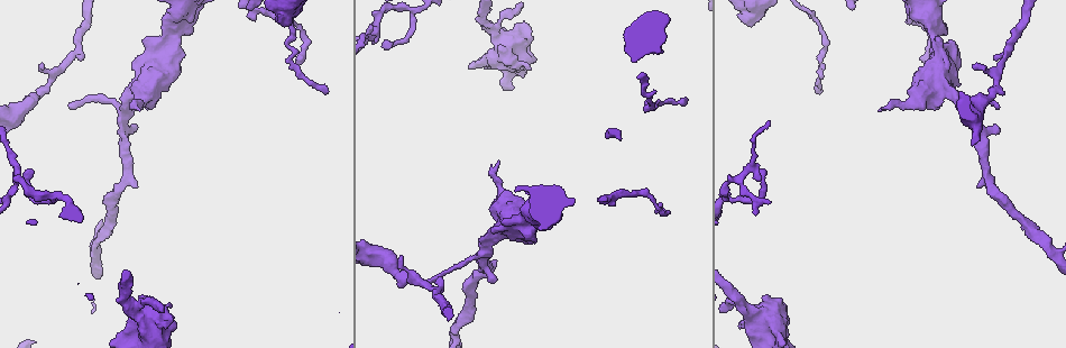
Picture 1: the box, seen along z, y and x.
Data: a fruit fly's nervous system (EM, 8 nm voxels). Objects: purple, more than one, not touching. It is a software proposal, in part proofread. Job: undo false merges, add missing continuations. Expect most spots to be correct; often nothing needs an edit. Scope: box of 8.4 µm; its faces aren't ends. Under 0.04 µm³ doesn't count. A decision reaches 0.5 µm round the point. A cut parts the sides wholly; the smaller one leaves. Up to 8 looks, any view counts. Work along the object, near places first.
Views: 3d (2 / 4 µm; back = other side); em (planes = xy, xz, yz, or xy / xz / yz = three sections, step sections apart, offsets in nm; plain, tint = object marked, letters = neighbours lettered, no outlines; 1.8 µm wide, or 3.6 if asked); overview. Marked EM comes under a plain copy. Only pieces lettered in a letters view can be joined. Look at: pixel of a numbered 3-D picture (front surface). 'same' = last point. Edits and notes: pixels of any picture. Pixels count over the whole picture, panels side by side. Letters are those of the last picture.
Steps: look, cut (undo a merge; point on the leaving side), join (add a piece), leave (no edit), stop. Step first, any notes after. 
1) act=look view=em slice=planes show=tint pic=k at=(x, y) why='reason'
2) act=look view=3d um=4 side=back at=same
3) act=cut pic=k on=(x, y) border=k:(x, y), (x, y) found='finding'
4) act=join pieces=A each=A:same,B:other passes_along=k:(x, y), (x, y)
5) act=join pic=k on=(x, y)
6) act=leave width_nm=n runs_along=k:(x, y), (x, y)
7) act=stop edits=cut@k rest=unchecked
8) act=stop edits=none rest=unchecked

act=look view=3d um=4 pic=1 at=(401, 255) why='thin end'

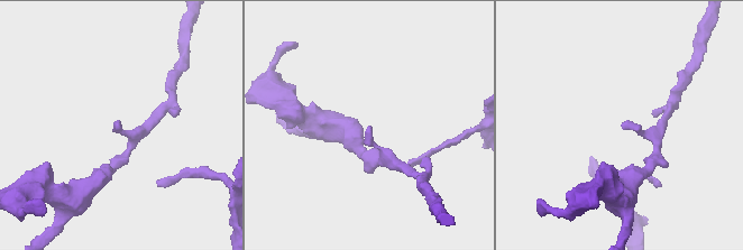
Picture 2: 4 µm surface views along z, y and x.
act=look view=em um=3.6 slice=yz step=8 show=tint pic=2 at=(370, 126)

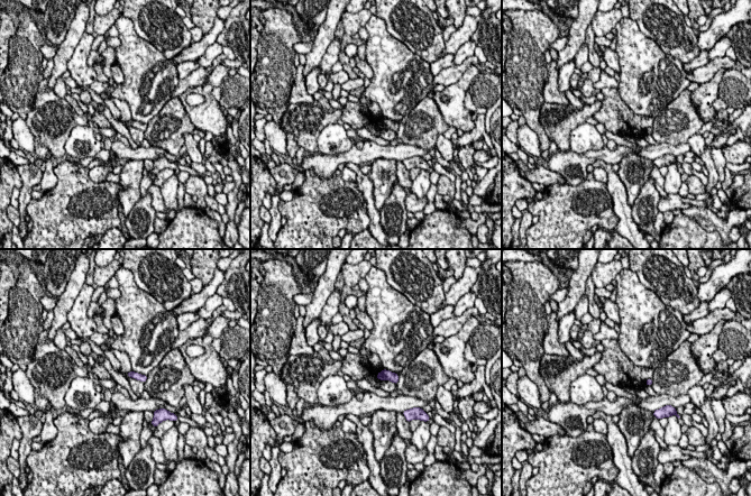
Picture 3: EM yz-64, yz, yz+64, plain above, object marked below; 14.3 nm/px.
act=look view=em um=3.6 slice=planes show=letters at=same why='another direction'

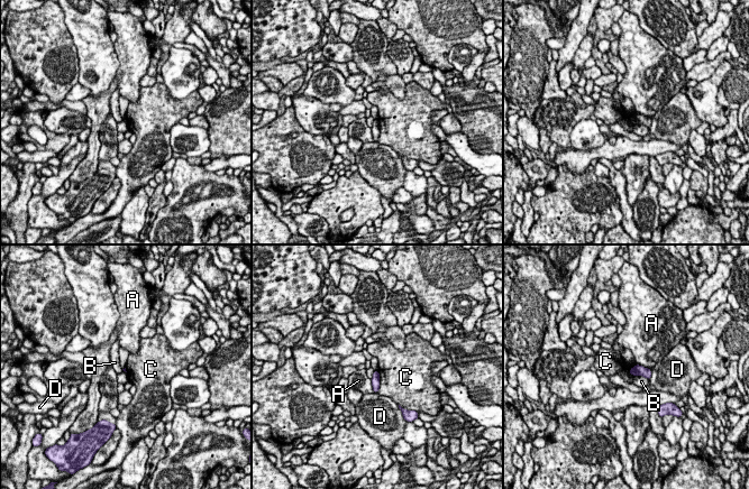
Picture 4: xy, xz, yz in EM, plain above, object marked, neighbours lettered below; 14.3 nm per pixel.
act=leave each=A:other,B:other,C:other,D:other border=4:(376, 370), (378, 374), (377, 393) found='no lettered piece goes on from it'

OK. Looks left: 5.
act=look view=3d um=2 side=back pic=1 at=(391, 43) why='free end'

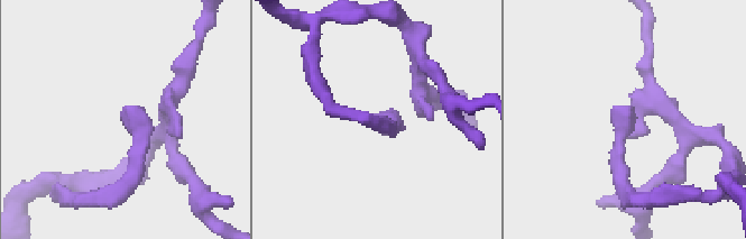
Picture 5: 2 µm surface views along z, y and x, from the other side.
act=look view=em slice=xz step=4 show=letters pic=5 at=(627, 118)

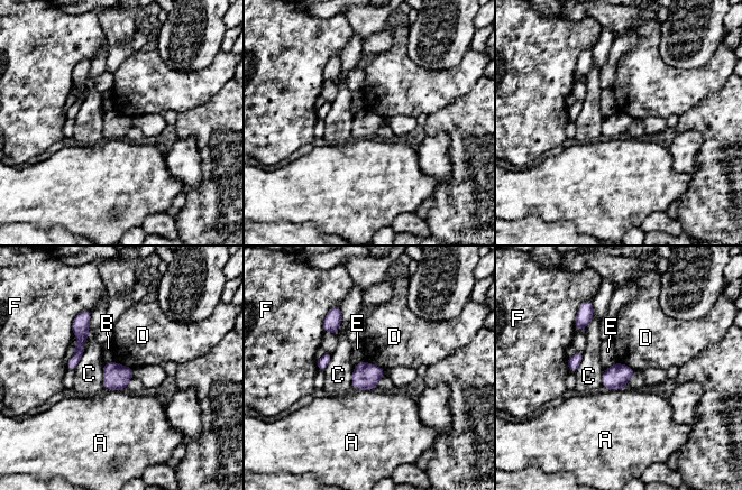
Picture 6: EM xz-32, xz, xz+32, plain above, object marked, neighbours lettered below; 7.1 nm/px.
act=look view=em slice=planes show=letters at=same

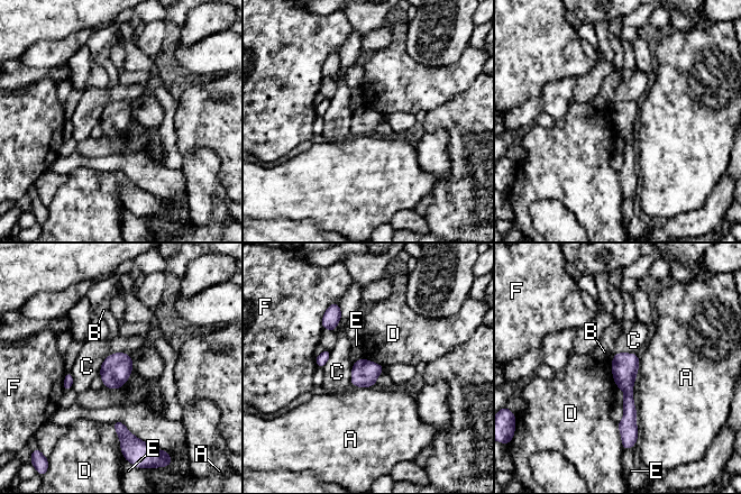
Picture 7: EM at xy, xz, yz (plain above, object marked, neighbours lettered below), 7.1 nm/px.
act=leave each=A:other,B:other,C:other,D:other,E:other,F:other runs_along=7:(619, 355), (628, 389), (625, 436) found='none of them fits'

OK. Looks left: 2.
act=look view=em slice=xy step=16 show=tint pic=1 at=(498, 161) why='branch stops here'

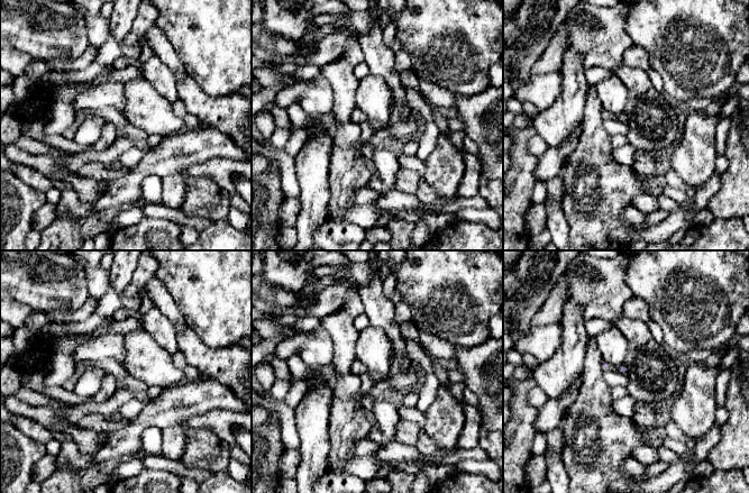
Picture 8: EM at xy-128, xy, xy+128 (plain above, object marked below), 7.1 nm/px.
act=look view=em slice=planes show=letters at=same why='cut it another way'

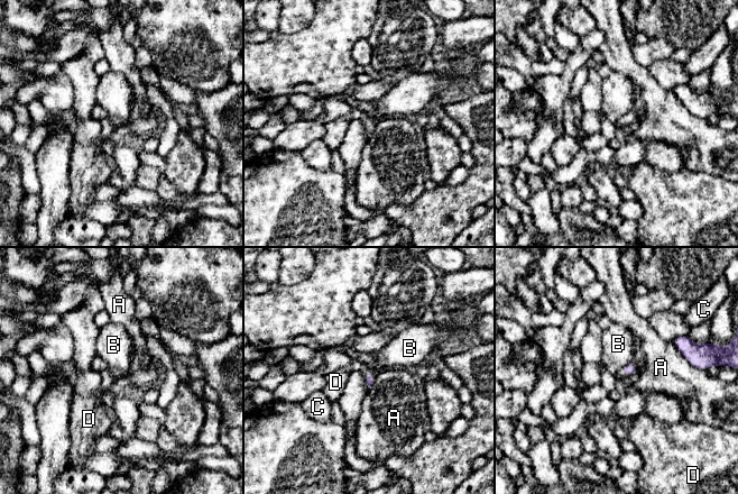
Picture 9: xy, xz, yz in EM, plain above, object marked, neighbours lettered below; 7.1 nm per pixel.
act=leave longest_contact=A:260nm each=A:other,B:other,C:other,D:other found='no lettered piece goes on from it'

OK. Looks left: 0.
act=stop edits=none rest=unchecked

